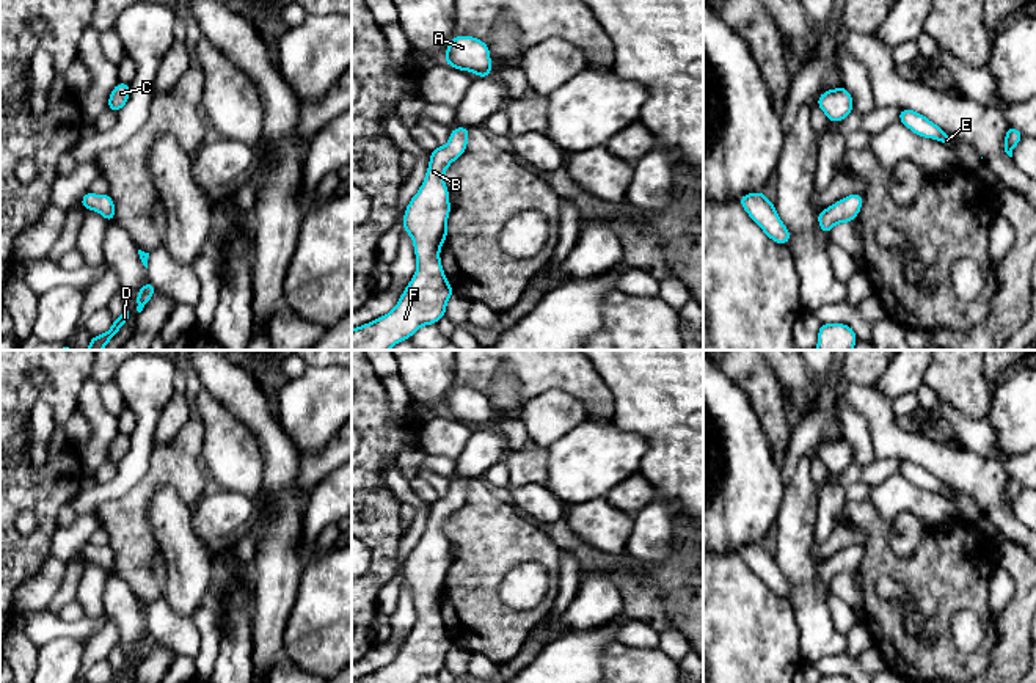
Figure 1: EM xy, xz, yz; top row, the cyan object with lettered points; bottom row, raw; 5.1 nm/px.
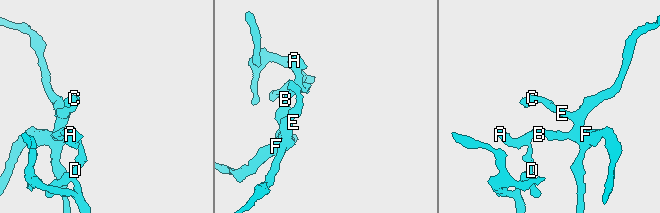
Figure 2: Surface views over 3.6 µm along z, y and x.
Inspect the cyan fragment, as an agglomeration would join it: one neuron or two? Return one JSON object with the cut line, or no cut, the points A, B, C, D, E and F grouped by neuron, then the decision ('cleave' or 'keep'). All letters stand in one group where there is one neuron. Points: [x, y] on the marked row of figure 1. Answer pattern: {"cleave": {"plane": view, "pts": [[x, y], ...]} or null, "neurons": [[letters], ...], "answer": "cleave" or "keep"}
{"cleave": null, "neurons": [["A", "B", "C", "D", "E", "F"]], "answer": "keep"}

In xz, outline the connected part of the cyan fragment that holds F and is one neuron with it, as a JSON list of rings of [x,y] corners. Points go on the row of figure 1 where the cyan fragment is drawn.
[[[471,127],[451,129],[449,143],[435,146],[424,182],[403,214],[403,232],[413,239],[418,268],[400,295],[396,308],[352,330],[352,350],[389,350],[410,339],[421,327],[438,323],[446,314],[446,303],[454,294],[443,272],[440,251],[447,234],[451,214],[444,171],[461,157]]]

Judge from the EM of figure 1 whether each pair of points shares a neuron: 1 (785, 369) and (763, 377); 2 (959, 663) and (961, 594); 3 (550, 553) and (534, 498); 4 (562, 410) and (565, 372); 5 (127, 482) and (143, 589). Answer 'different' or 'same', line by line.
1: different
2: same
3: different
4: different
5: different

